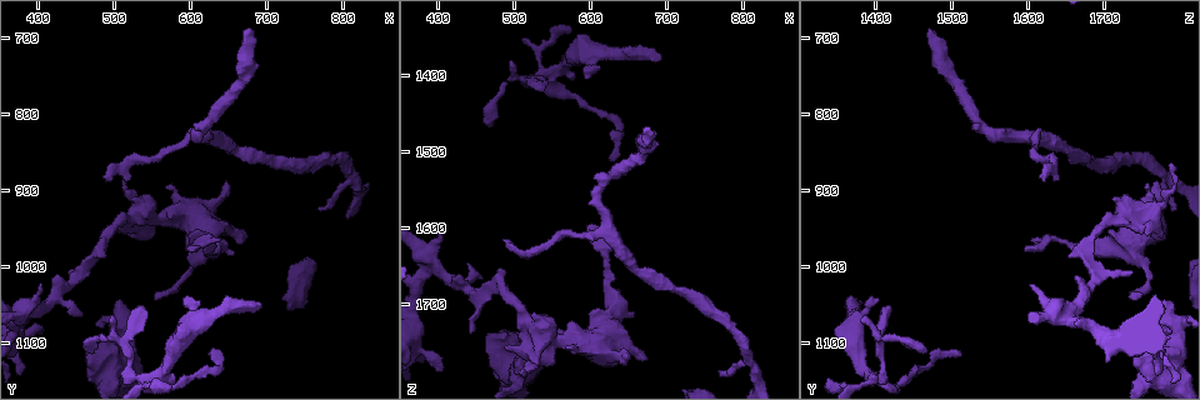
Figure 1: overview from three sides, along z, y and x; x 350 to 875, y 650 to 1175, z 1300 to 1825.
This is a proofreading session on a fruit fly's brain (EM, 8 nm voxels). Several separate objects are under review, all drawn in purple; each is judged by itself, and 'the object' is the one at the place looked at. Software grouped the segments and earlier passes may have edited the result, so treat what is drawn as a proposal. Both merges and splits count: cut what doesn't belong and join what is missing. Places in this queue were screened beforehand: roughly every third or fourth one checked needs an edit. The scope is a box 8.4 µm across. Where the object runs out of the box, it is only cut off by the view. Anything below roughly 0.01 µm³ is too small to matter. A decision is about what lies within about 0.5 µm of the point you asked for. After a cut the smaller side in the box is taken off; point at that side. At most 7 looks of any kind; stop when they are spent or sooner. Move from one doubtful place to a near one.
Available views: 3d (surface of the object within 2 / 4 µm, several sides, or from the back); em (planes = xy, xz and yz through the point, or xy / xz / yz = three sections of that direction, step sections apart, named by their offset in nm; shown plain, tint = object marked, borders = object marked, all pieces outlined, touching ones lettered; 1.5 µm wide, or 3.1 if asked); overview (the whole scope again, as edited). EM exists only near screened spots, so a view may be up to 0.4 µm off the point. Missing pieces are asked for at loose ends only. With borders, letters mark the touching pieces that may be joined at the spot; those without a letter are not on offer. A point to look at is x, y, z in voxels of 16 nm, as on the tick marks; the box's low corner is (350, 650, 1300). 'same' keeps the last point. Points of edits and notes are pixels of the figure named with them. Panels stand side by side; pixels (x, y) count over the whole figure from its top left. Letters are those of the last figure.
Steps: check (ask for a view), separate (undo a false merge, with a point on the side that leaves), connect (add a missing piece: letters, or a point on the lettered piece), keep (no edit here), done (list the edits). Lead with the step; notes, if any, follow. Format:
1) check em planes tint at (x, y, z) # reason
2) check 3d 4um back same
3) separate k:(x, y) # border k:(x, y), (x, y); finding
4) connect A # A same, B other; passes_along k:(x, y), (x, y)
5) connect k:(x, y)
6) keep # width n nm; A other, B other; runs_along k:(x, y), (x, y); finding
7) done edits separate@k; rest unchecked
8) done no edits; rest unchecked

check em xz step 4 borders at (695, 1050, 1375) # branch stops here

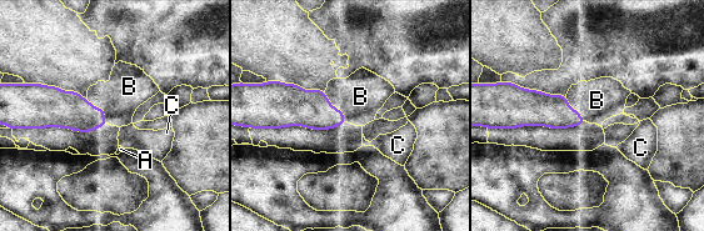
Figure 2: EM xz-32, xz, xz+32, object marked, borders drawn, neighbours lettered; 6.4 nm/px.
connect 2:(360, 96) # width 130 nm; A other, B same, C other; passes_along 2:(310, 109), (334, 106), (360, 96); the neuron continues

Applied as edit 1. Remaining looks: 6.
check overview # redraw

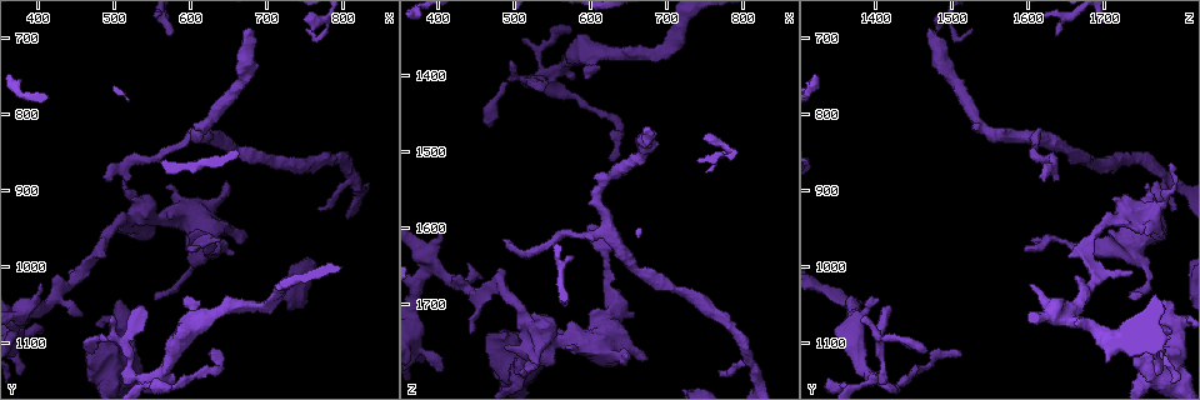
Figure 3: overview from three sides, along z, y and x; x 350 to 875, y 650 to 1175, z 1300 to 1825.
check em xz step 4 tint at (490, 960, 1750) # free end

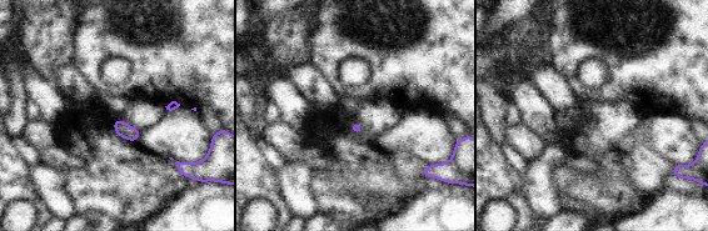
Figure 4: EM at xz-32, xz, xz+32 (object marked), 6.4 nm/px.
check em planes borders same

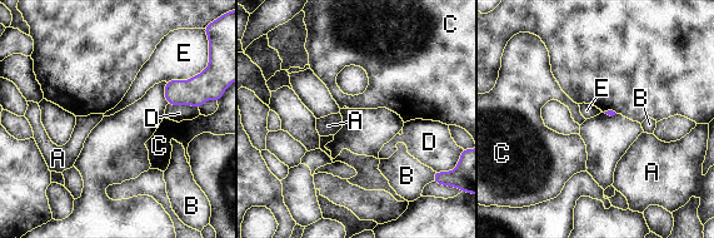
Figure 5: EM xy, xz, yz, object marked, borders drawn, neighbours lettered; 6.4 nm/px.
keep # longest_contact D 200 nm; A other, B other, C other, D other, E other; border 5:(193, 77), (165, 82); no lettered piece goes on from it

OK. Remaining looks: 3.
check em planes borders at (405, 1085, 1790) # an open end

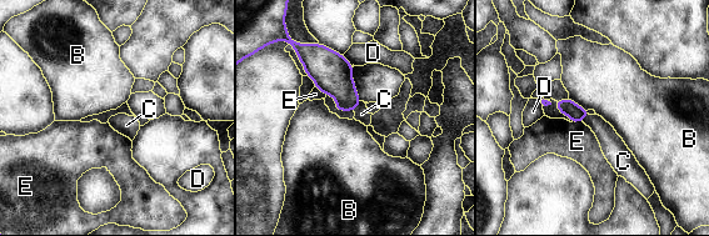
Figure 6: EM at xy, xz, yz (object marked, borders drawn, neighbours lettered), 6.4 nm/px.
keep # width 110 nm; longest_contact B 150 nm; B other, C other, D other, E other; no lettered piece goes on from it

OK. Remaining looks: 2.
done edits connect@2; rest unchecked

